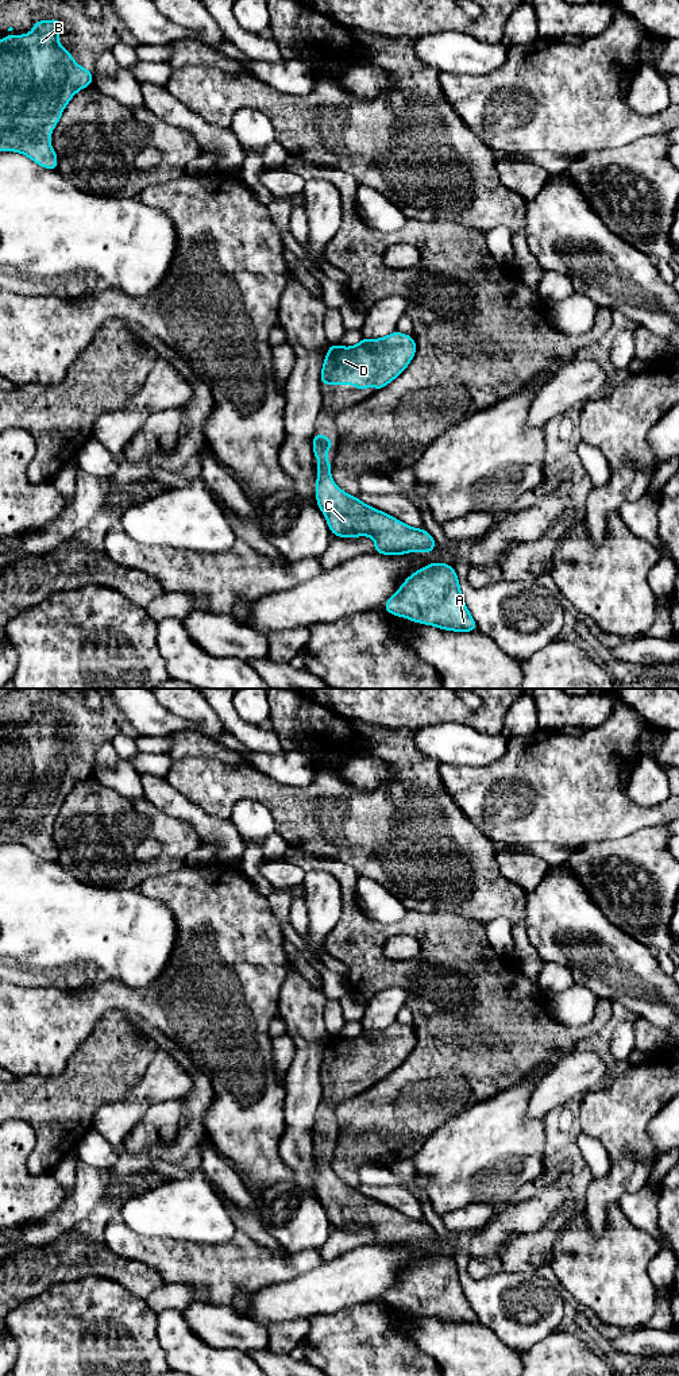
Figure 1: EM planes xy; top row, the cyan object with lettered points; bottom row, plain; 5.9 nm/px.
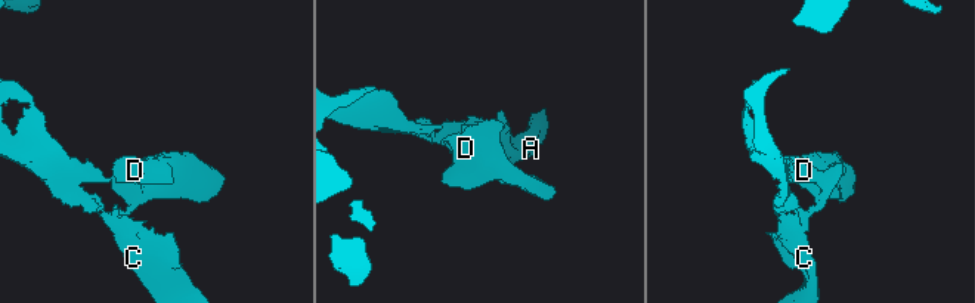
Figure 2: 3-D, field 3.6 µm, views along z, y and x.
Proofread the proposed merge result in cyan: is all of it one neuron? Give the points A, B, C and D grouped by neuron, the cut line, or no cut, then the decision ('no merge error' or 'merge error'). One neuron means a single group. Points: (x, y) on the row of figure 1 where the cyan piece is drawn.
A B C D | no cut | no merge error

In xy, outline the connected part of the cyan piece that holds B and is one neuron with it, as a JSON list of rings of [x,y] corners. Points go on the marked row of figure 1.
[[[36,20],[31,34],[7,35],[0,39],[0,151],[22,153],[39,166],[57,170],[57,153],[50,144],[51,130],[61,115],[80,90],[93,84],[92,70],[81,68],[55,36],[65,30],[59,20]]]

